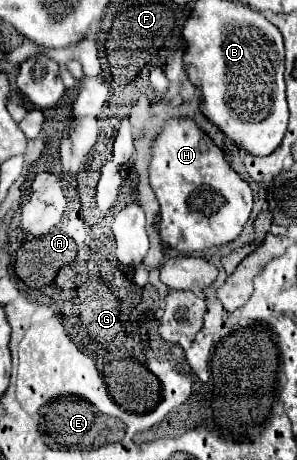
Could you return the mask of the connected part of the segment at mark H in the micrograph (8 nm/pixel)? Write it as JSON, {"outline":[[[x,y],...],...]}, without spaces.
{"outline":[[[173,119],[163,127],[159,137],[153,141],[153,159],[149,165],[149,175],[151,187],[161,203],[159,235],[167,247],[187,255],[209,247],[225,245],[241,235],[243,225],[249,219],[253,207],[251,187],[233,171],[233,167],[225,161],[223,151],[203,131],[199,131],[191,119]]]}

